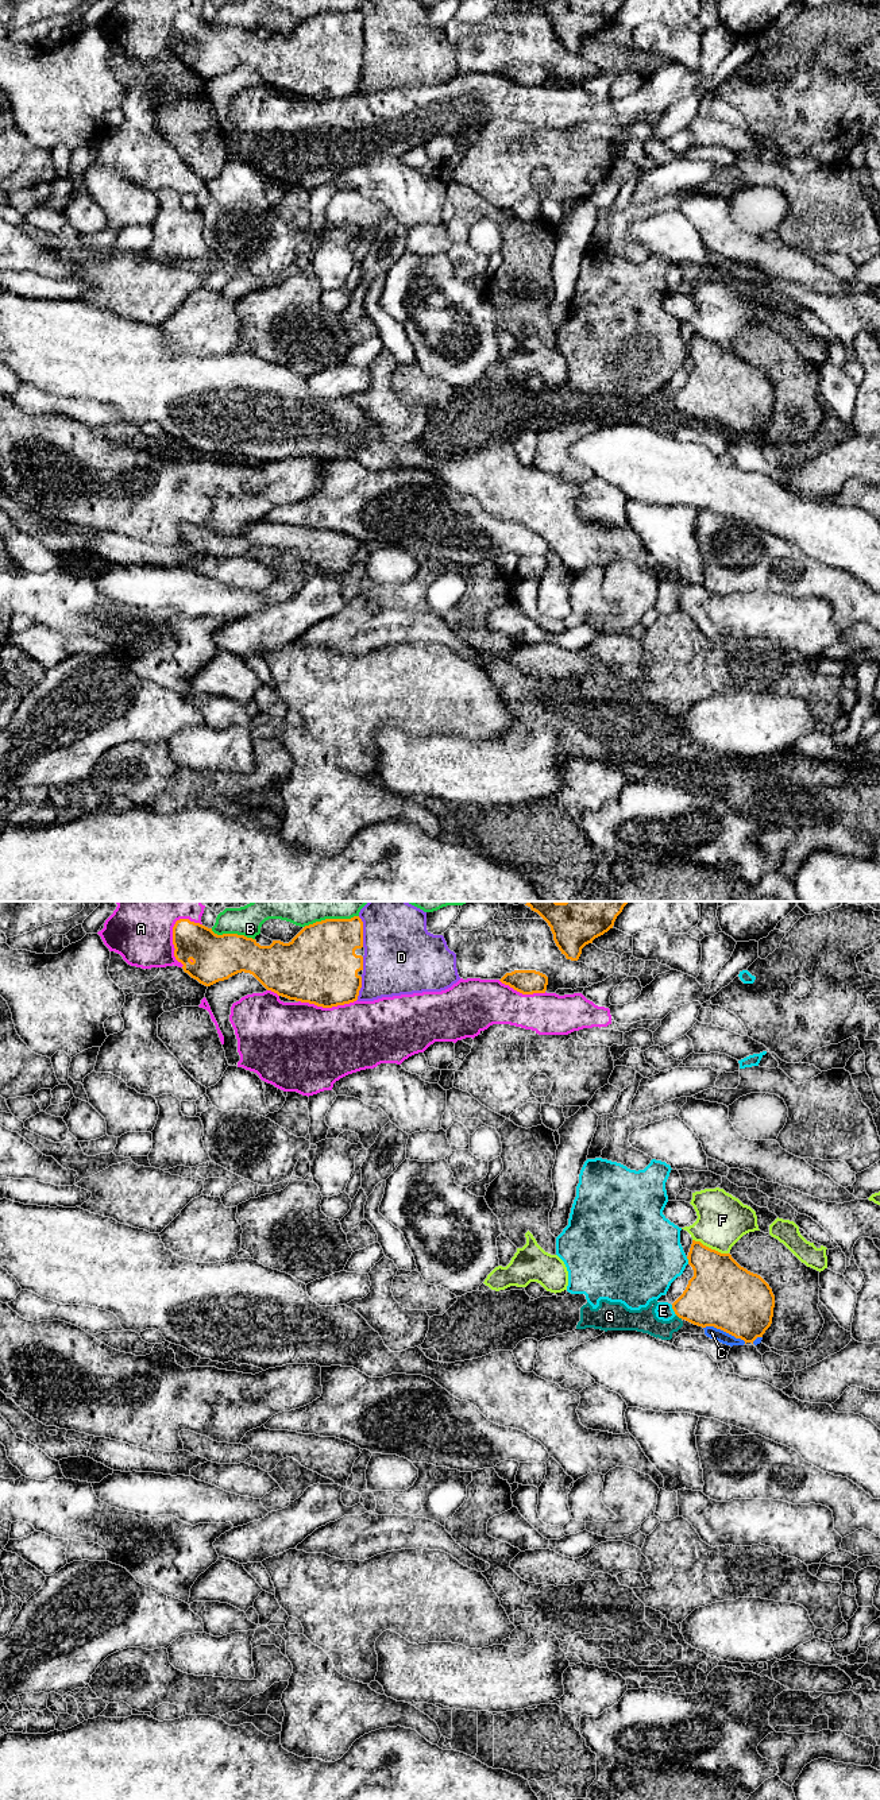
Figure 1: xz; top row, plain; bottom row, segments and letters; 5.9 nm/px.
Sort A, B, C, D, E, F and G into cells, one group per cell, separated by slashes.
A / B / C G / D / E / F

